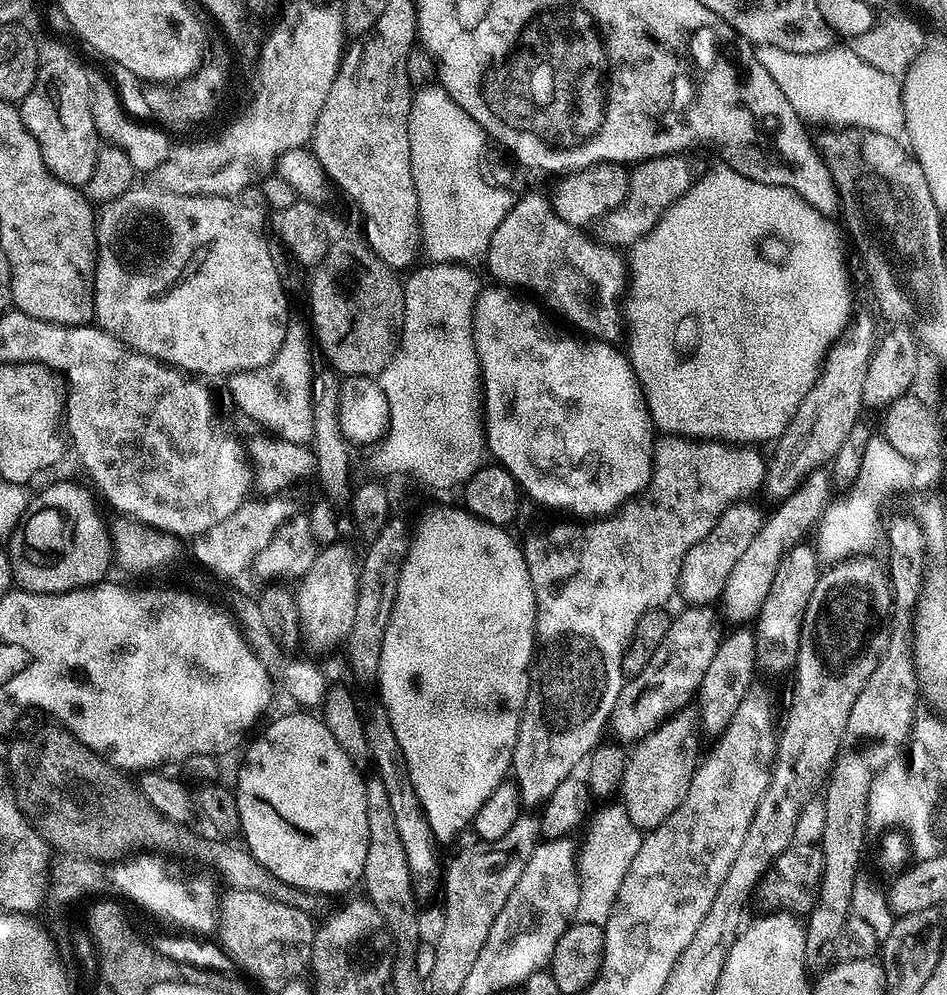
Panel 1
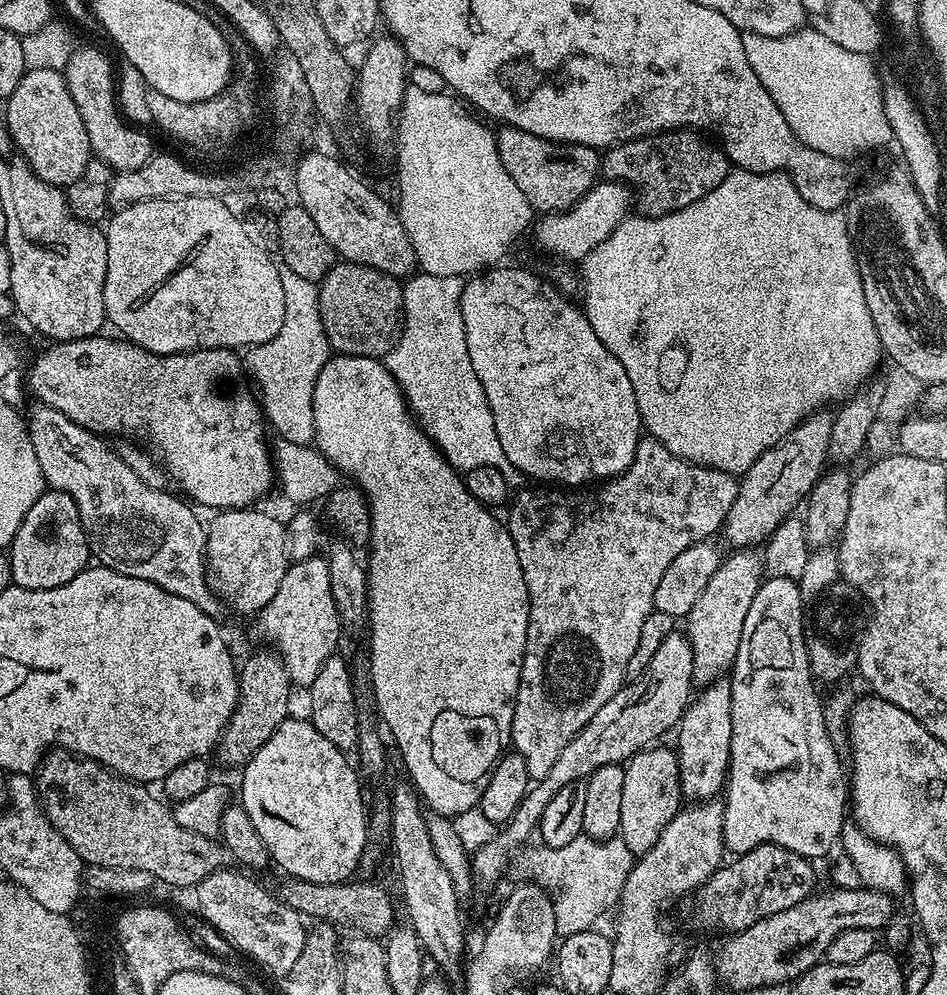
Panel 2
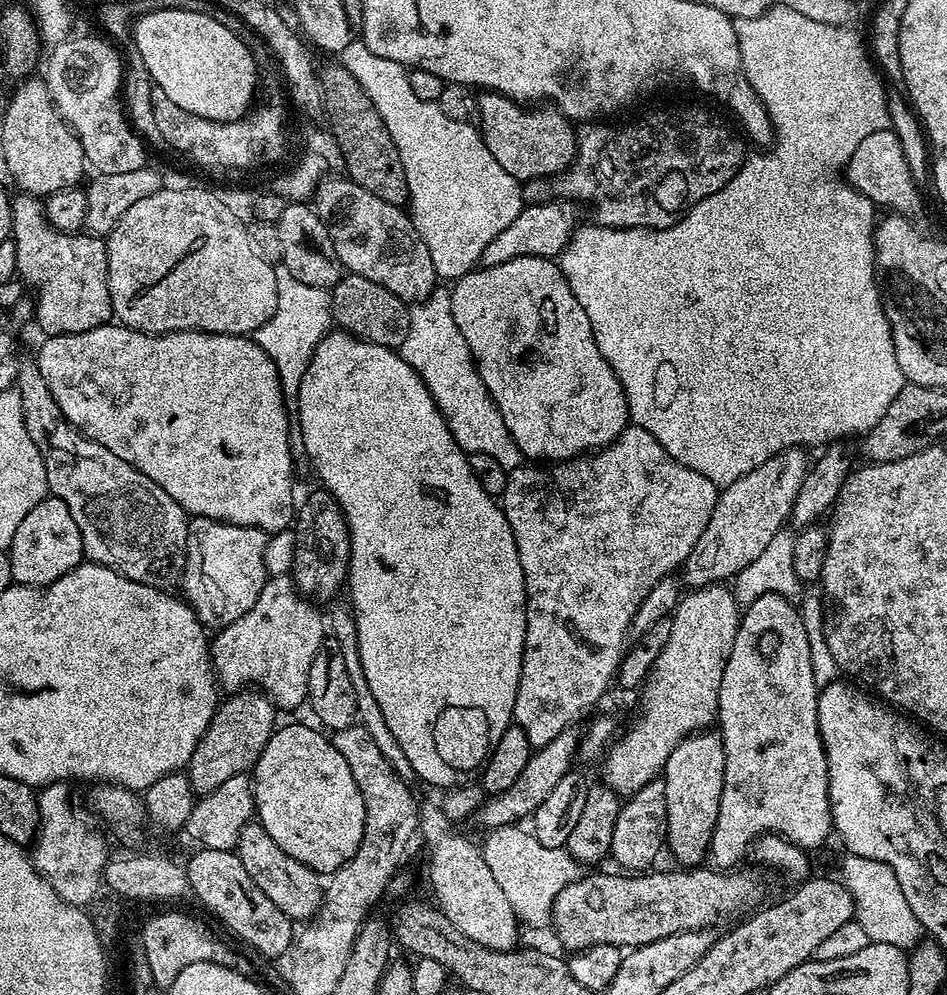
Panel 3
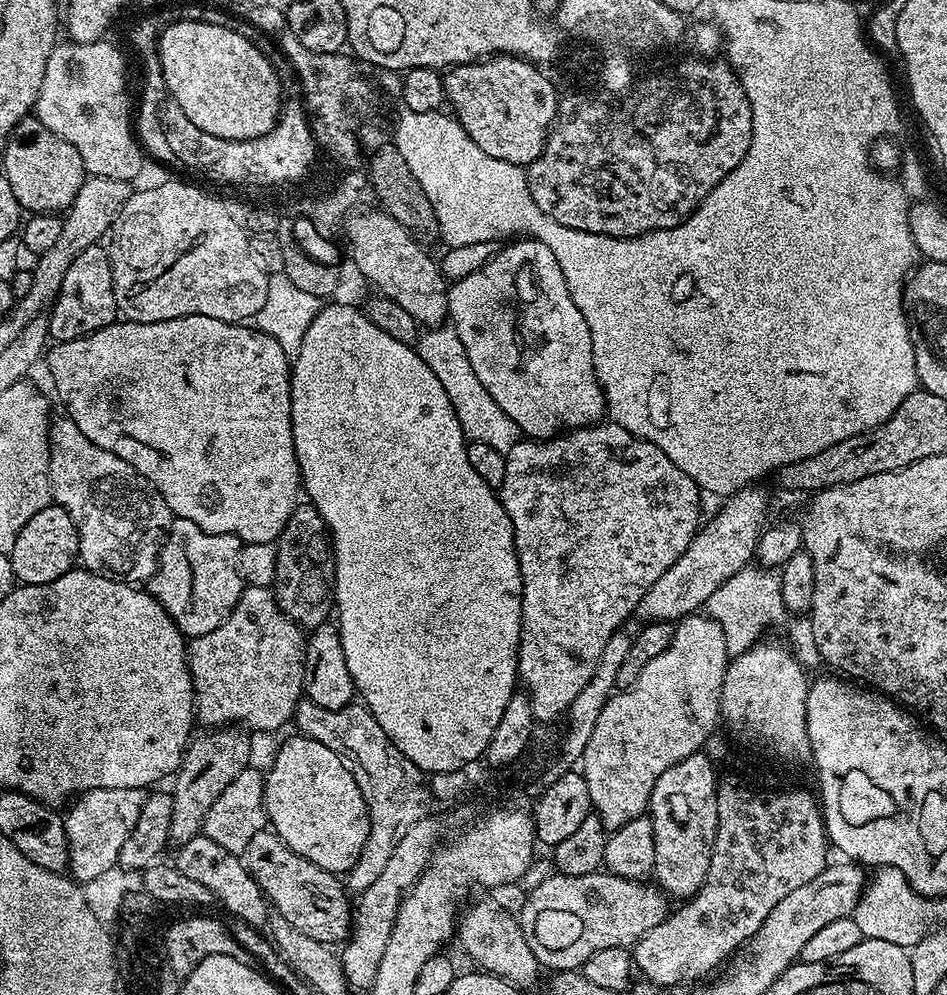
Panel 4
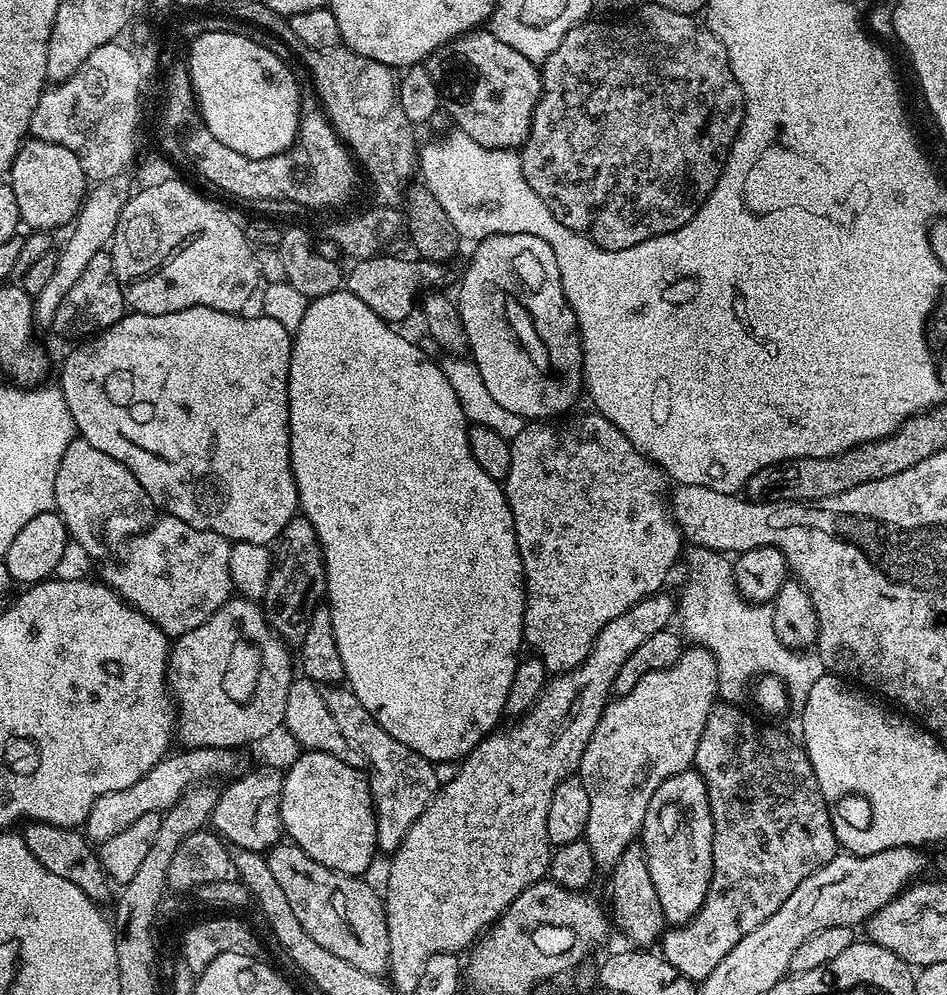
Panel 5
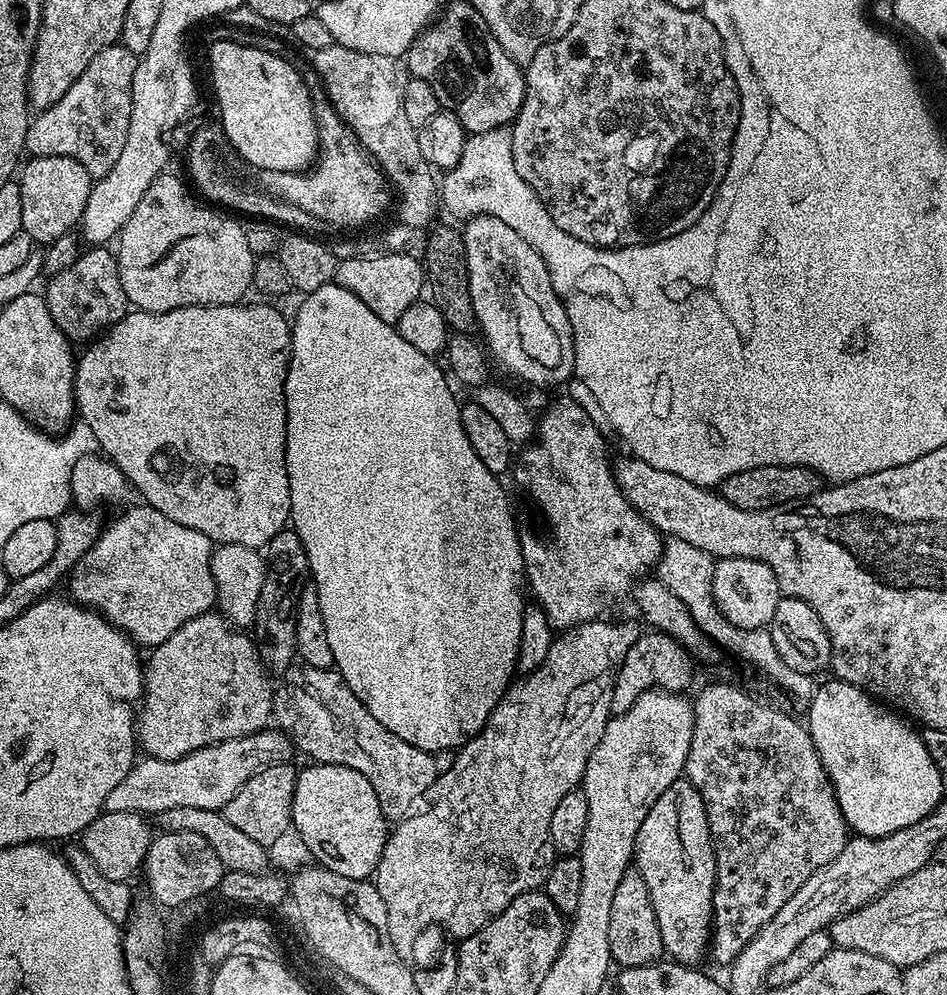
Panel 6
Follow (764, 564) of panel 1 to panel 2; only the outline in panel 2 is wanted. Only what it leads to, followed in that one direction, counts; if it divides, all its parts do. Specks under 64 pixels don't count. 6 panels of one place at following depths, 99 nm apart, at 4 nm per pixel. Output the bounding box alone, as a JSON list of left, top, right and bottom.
[686,550,765,686]

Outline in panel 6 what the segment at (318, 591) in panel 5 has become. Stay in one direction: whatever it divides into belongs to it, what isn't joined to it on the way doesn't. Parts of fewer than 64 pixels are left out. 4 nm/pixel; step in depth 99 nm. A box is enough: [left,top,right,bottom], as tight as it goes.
[254,530,310,674]

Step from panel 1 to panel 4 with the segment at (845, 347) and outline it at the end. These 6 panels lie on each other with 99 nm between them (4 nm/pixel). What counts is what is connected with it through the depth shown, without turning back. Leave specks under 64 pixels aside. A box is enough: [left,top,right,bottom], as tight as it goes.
[636,486,768,622]

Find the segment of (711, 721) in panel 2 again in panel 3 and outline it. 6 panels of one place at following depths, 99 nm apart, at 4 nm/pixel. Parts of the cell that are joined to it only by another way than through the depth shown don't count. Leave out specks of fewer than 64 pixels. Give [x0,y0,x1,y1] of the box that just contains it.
[662,730,726,866]

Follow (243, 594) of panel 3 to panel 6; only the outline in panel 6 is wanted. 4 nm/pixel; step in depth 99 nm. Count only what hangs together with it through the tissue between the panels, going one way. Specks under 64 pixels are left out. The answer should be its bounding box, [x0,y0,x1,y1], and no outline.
[66,502,217,650]

